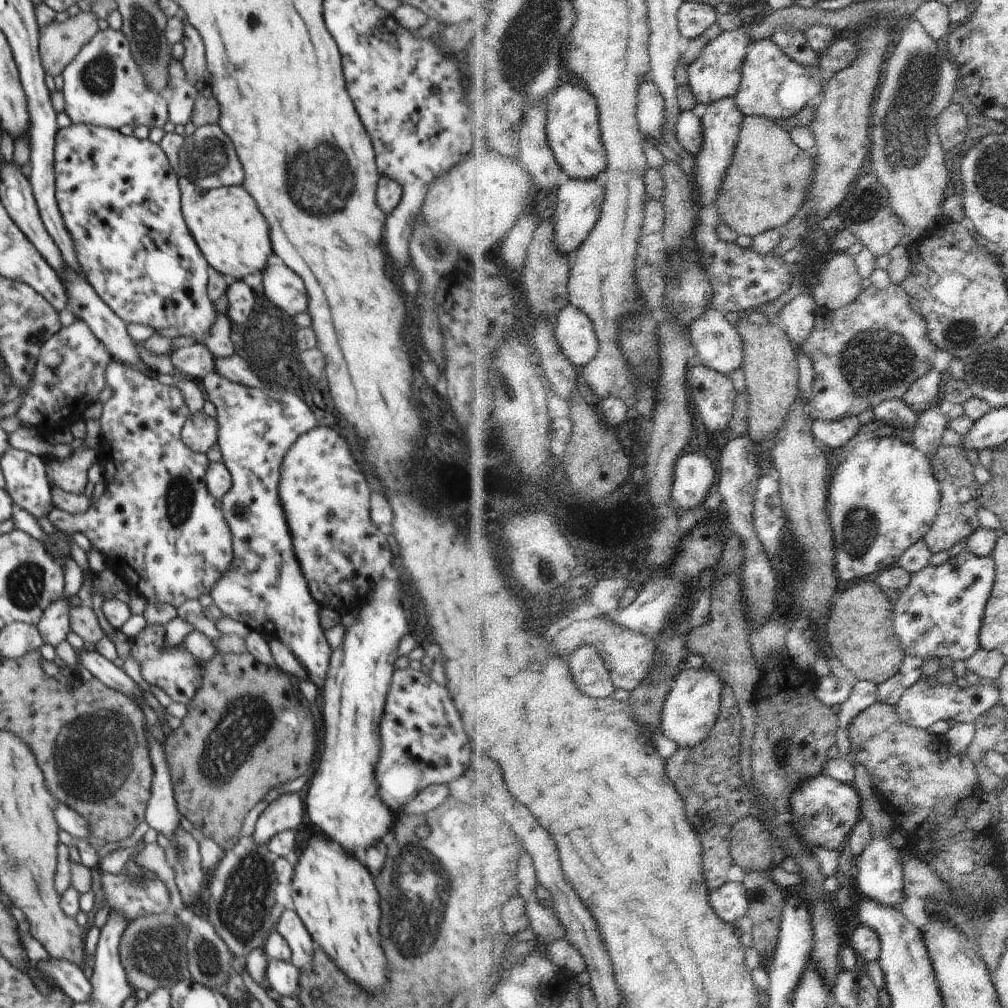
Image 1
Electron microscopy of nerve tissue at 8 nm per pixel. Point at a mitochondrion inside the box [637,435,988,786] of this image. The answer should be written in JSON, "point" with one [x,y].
{"point":[861,526]}

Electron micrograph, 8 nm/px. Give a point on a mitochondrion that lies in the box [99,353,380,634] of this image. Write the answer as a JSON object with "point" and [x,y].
{"point":[179,496]}

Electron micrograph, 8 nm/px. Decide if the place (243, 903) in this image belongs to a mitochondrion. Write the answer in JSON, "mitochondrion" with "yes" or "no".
{"mitochondrion":"yes"}

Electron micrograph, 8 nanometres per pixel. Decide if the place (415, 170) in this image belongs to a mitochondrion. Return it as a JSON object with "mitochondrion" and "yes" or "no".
{"mitochondrion":"no"}

